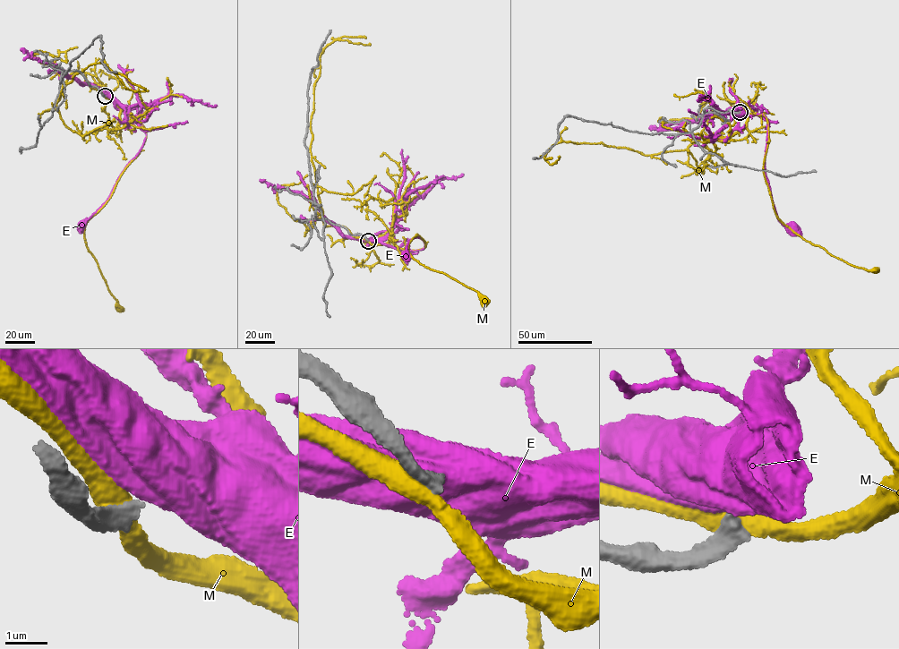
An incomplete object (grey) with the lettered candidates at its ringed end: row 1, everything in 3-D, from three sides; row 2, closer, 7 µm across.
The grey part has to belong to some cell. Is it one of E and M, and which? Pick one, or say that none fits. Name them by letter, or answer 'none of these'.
none of these

